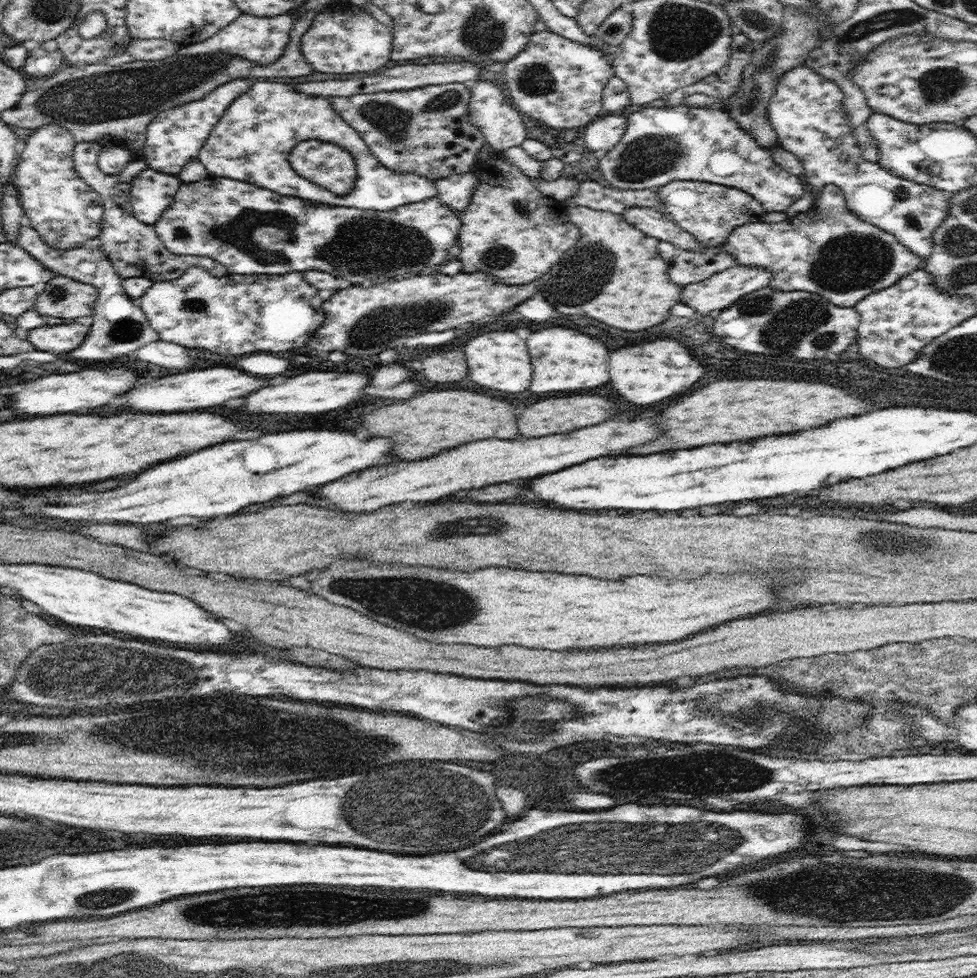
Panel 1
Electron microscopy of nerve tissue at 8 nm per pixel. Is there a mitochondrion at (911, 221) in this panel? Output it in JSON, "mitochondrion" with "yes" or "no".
{"mitochondrion":"yes"}

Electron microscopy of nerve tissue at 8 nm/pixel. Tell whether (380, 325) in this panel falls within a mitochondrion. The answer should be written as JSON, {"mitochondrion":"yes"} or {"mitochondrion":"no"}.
{"mitochondrion":"yes"}

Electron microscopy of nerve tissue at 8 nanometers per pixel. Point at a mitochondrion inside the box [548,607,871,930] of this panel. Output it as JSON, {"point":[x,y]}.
{"point":[713,772]}

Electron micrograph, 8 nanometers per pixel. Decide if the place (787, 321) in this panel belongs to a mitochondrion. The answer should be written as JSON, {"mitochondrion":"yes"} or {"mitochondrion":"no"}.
{"mitochondrion":"yes"}

